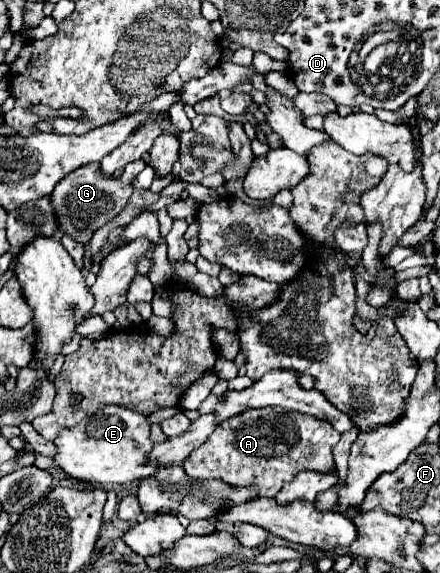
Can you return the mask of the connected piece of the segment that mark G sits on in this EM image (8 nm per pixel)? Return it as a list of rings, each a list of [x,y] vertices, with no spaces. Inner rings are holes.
[[[137,160],[137,162],[131,162],[129,166],[123,168],[121,178],[105,178],[99,174],[99,162],[91,162],[91,164],[81,166],[79,170],[71,172],[71,174],[67,174],[53,190],[53,208],[57,210],[57,220],[59,220],[61,232],[69,234],[77,242],[85,244],[89,240],[89,236],[99,226],[109,222],[113,216],[117,216],[127,206],[129,196],[133,194],[131,182],[143,168],[145,168],[145,160]],[[73,220],[87,220],[87,226],[77,228],[73,224]]]

